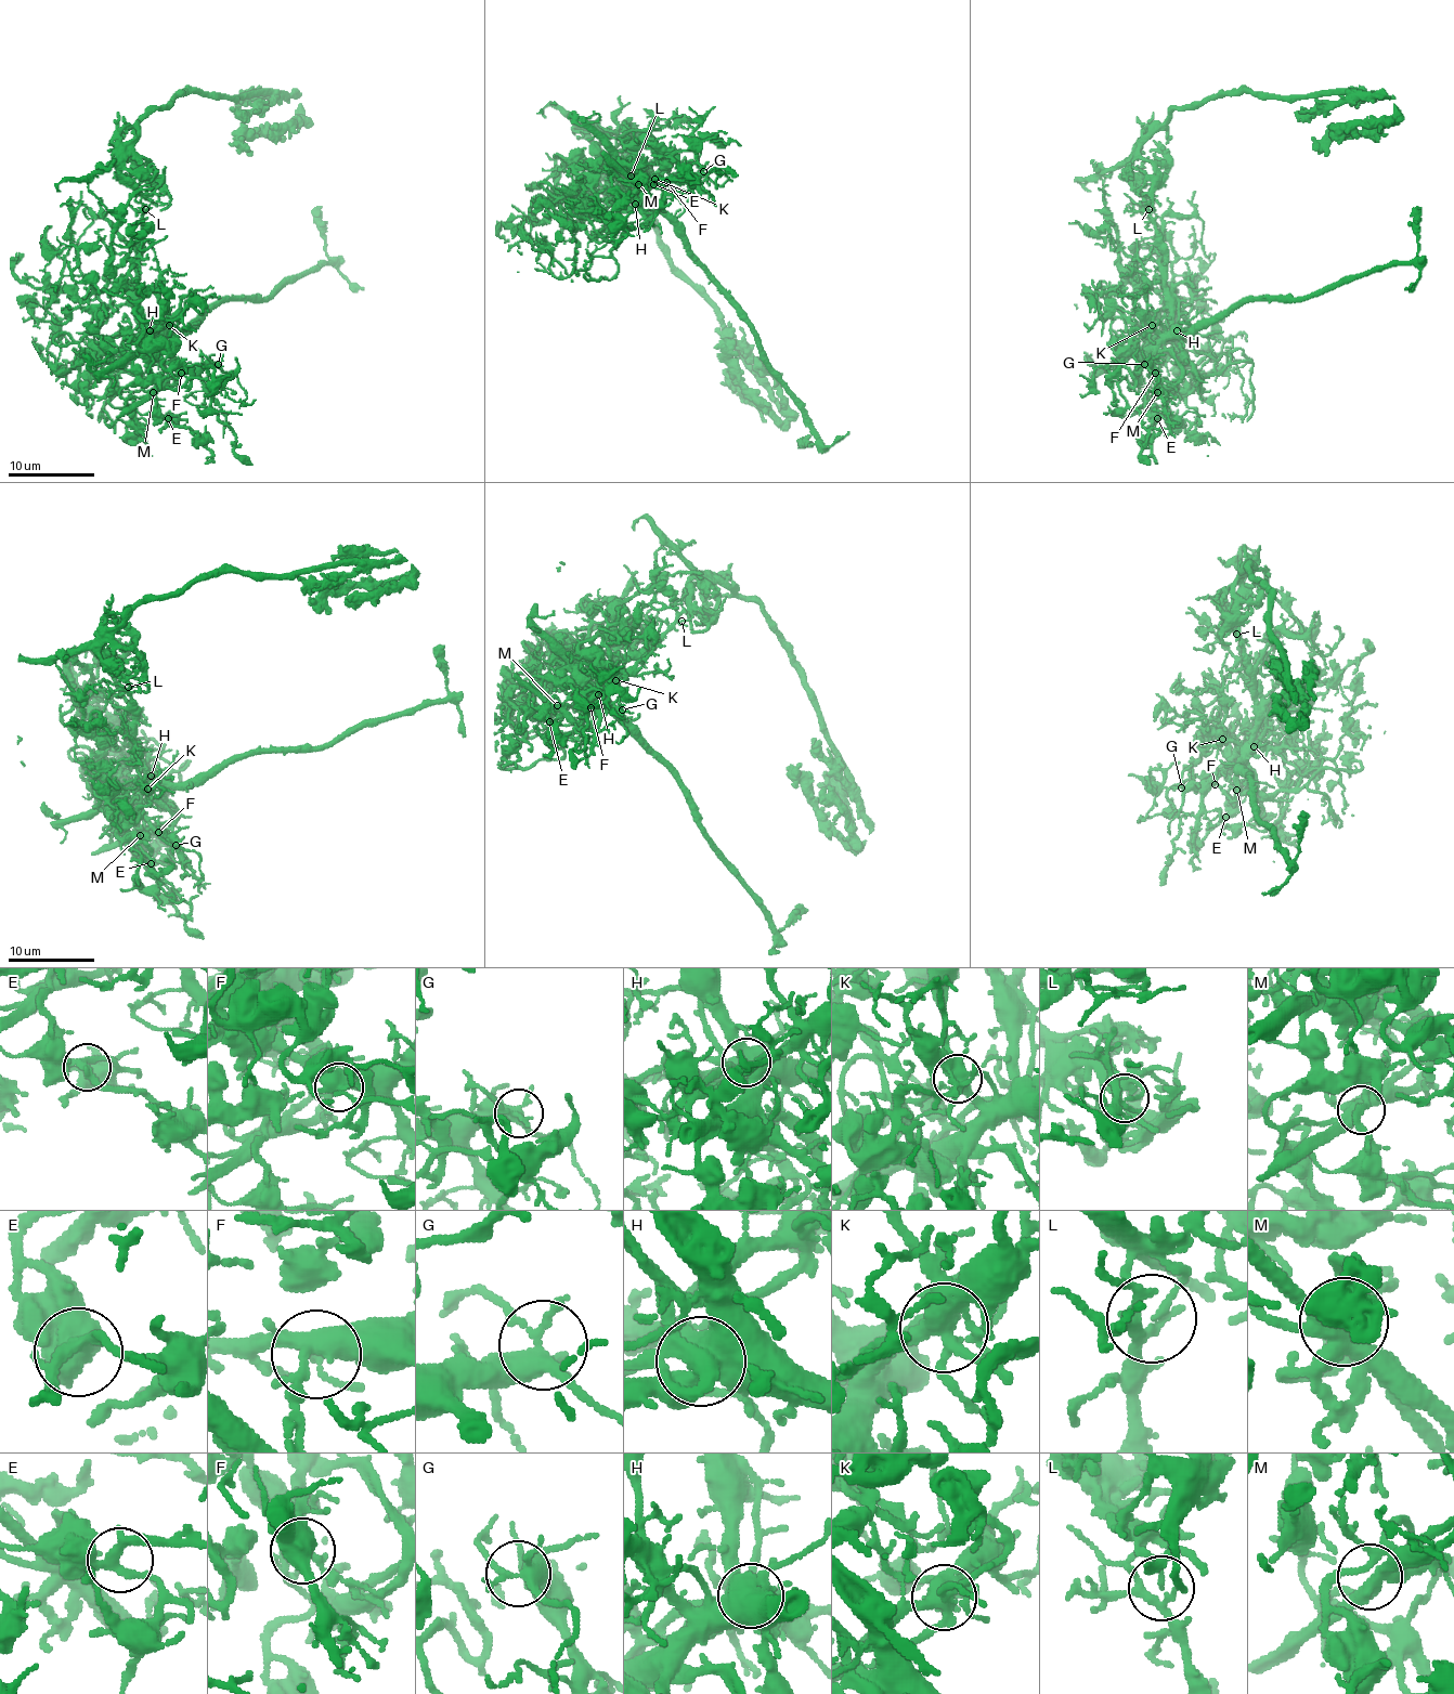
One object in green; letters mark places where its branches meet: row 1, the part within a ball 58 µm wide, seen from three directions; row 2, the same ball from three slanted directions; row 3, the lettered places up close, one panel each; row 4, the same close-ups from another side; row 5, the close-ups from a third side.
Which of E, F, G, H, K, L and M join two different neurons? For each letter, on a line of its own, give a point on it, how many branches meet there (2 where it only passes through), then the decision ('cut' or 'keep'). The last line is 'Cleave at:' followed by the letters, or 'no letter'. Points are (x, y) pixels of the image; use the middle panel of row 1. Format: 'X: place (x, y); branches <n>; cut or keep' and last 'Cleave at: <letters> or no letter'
E: place (653, 184); branches 3; keep
F: place (666, 182); branches 6; keep
G: place (703, 171); branches 5; keep
H: place (635, 204); branches 4; cut
K: place (654, 179); branches 7; cut
L: place (631, 176); branches 3; cut
M: place (638, 184); branches 6; keep
Cleave at: H, K, L

